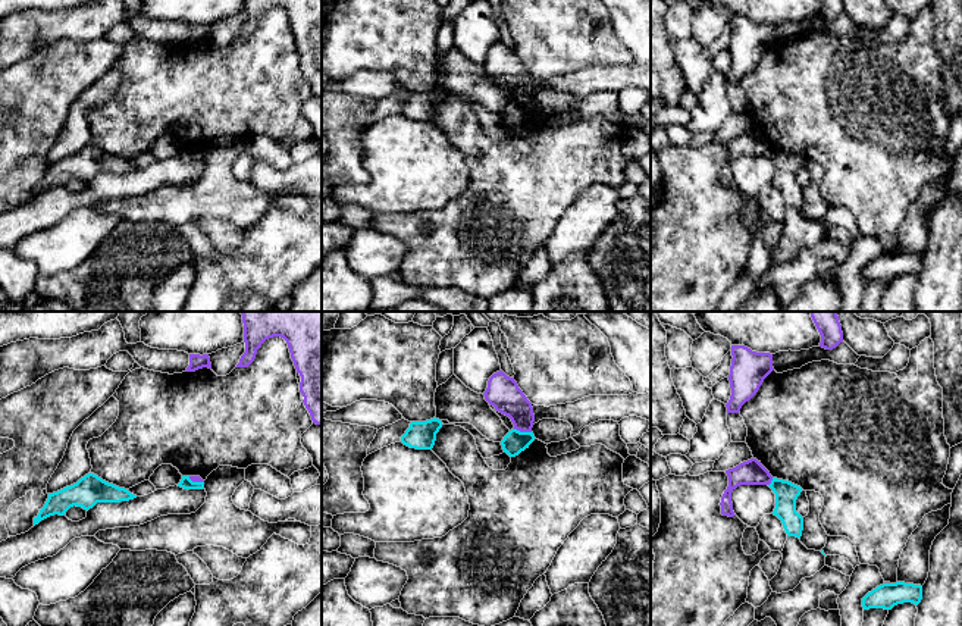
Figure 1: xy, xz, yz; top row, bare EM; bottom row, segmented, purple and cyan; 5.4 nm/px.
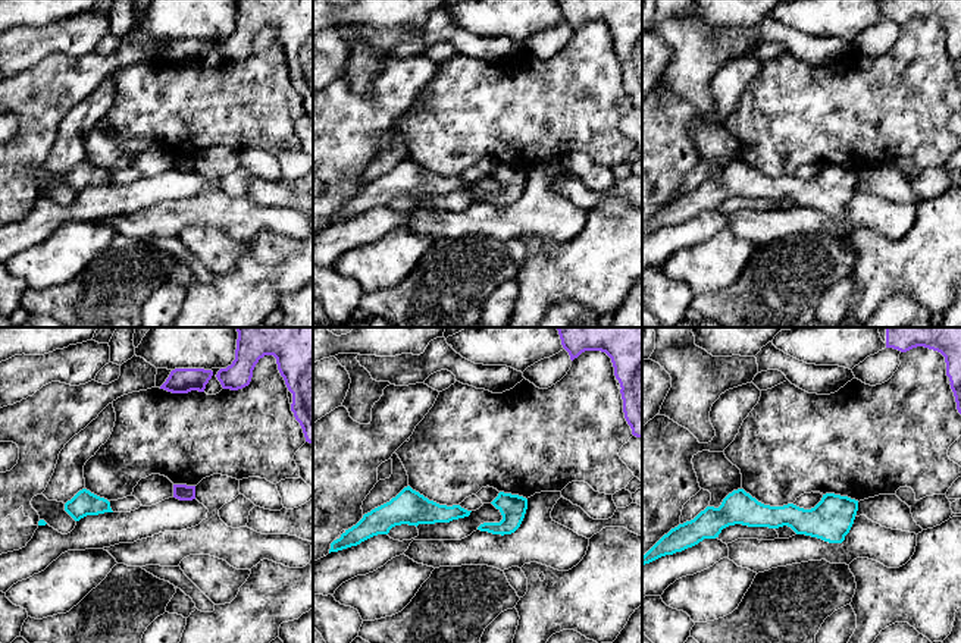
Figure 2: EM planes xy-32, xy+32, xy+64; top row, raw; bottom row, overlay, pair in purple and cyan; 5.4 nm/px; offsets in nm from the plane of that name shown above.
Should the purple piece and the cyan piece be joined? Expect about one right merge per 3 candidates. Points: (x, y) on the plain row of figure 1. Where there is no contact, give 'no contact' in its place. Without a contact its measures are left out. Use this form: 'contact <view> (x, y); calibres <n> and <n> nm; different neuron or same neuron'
contact xz (523, 102); calibres 180 and 120 nm; different neuron

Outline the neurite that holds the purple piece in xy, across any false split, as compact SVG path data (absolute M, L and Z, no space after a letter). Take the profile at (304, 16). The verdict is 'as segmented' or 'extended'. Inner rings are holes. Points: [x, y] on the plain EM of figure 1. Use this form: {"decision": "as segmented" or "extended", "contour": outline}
{"decision": "as segmented", "contour": "M244 0L245 24L236 38L248 38L261 15L273 7L286 12L301 47L300 63L313 94L322 96L322 0Z"}

